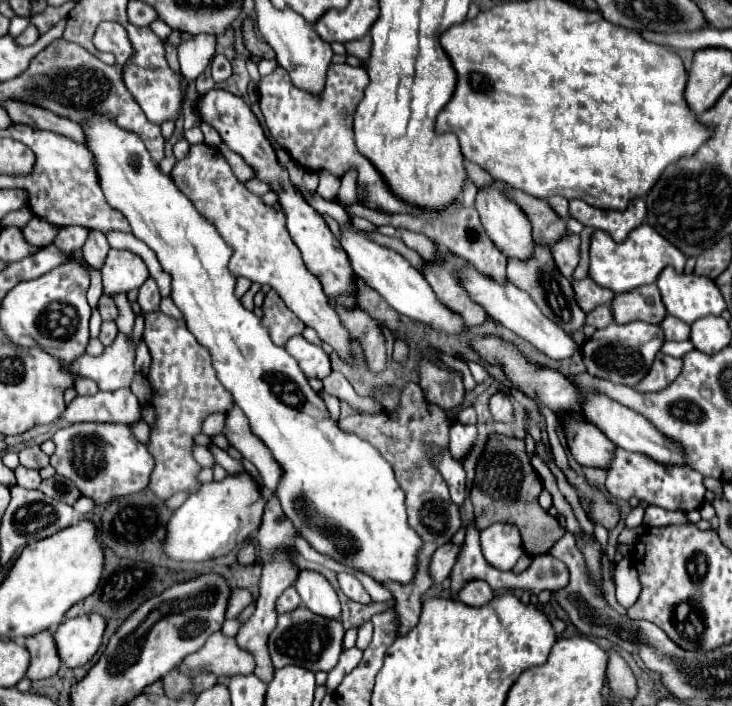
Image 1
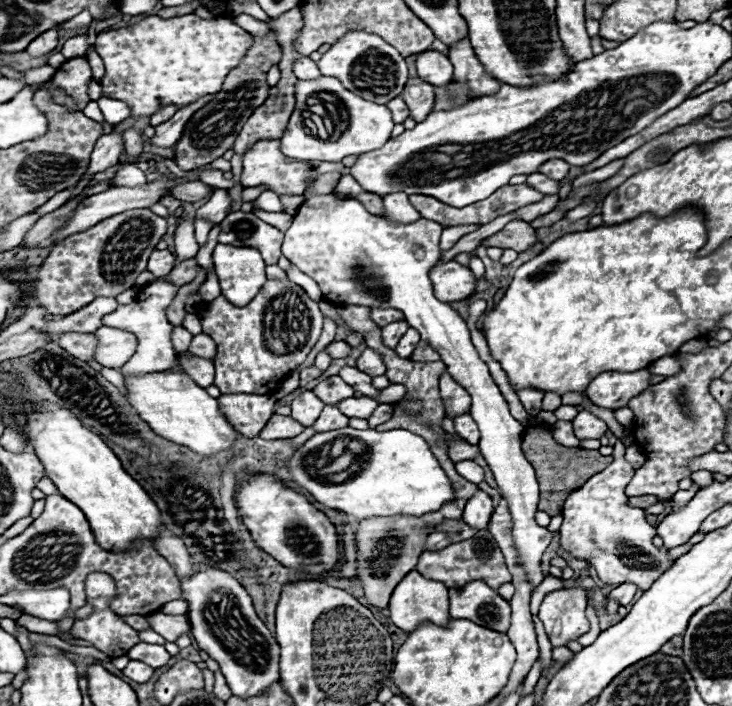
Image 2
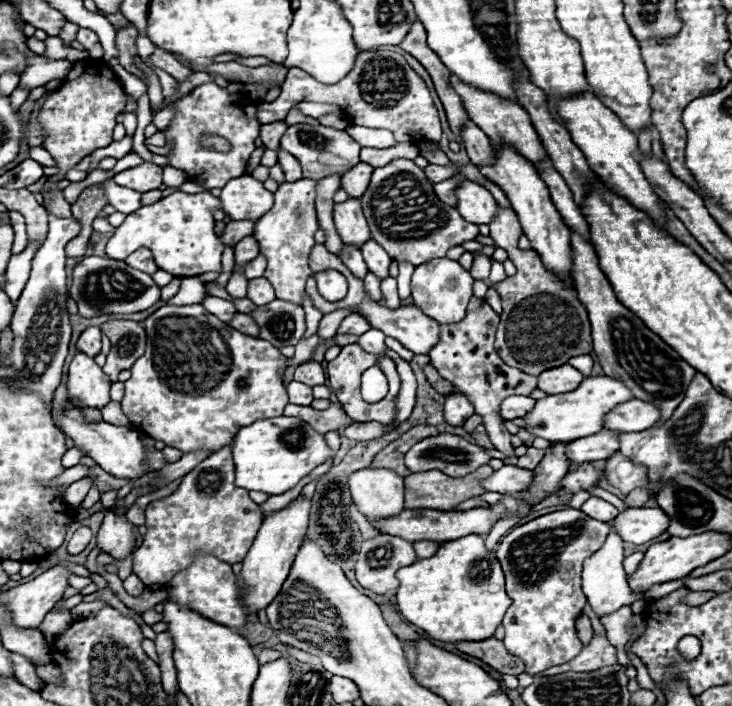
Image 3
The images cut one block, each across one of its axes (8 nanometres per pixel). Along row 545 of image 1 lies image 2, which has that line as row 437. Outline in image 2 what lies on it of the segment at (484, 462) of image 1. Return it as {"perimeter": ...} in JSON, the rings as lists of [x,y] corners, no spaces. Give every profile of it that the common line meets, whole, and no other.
{"perimeter":[[[538,422],[526,426],[524,438],[522,438],[522,450],[524,450],[526,458],[528,458],[528,462],[534,466],[536,478],[538,478],[538,484],[540,484],[538,510],[548,512],[550,516],[562,512],[564,500],[574,488],[584,484],[590,476],[594,476],[596,472],[600,472],[602,468],[606,468],[612,462],[612,456],[602,456],[598,450],[568,448],[568,446],[558,444],[554,440],[554,436],[552,436],[552,430],[546,424],[538,424]]]}

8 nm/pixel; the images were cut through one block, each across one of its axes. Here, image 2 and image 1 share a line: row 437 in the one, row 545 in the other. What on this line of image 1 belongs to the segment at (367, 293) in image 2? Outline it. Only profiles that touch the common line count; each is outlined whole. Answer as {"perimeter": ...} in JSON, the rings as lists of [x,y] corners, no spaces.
{"perimeter":[[[496,522],[480,532],[482,554],[498,570],[512,570],[524,554],[520,532],[514,524]]]}

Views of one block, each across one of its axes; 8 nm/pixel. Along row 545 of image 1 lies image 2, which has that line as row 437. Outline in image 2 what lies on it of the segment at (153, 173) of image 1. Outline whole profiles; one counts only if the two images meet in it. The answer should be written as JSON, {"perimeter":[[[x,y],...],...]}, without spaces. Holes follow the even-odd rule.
{"perimeter":[[[350,426],[340,428],[340,430],[330,430],[330,432],[316,432],[312,438],[308,438],[298,450],[292,454],[288,460],[288,472],[292,480],[308,490],[308,494],[314,496],[316,502],[324,504],[326,508],[334,508],[340,512],[346,512],[358,520],[372,518],[372,516],[394,516],[394,514],[412,514],[412,516],[422,516],[424,512],[440,508],[444,502],[450,502],[454,498],[452,486],[448,476],[442,472],[438,460],[430,452],[428,444],[424,442],[422,436],[412,434],[402,428],[378,432],[378,430],[354,430]],[[336,438],[356,438],[366,446],[366,466],[356,472],[352,478],[348,478],[342,484],[328,484],[312,478],[306,472],[308,458],[324,444],[330,444]]]}

